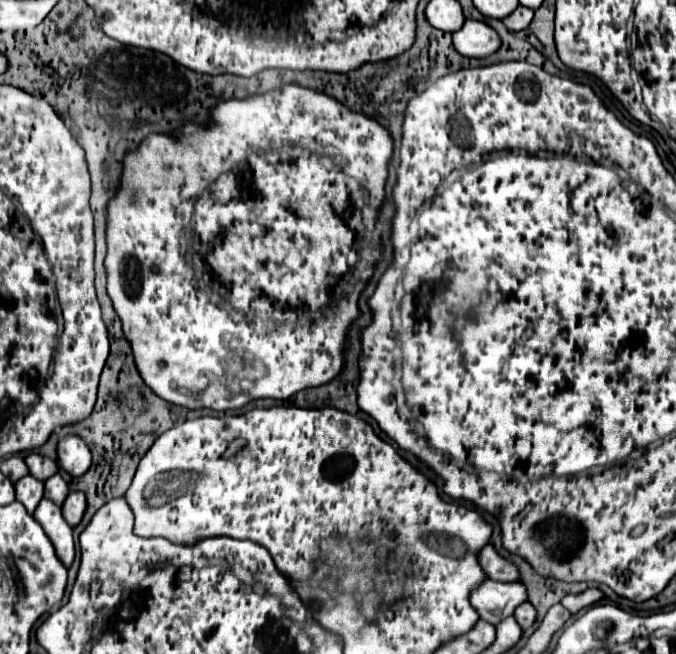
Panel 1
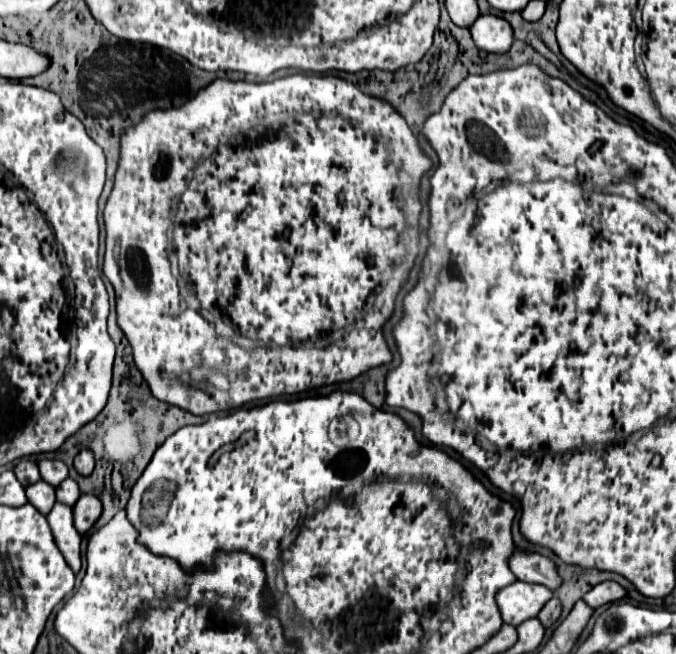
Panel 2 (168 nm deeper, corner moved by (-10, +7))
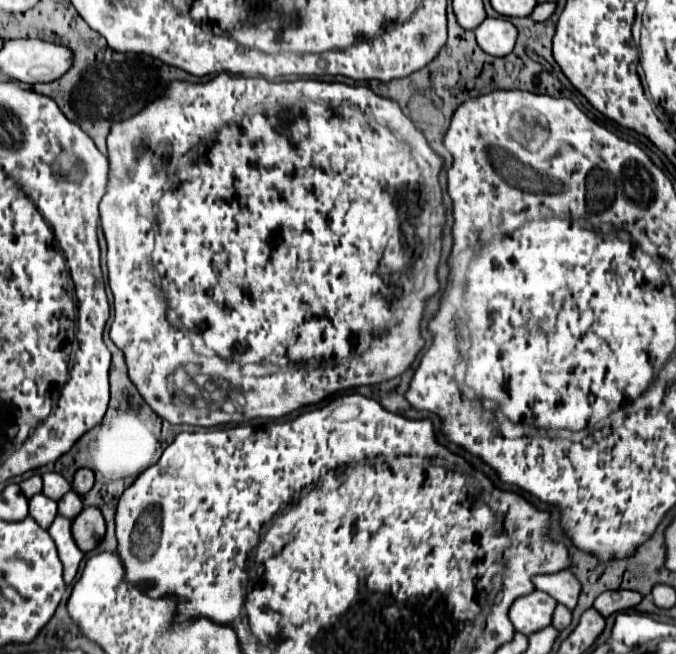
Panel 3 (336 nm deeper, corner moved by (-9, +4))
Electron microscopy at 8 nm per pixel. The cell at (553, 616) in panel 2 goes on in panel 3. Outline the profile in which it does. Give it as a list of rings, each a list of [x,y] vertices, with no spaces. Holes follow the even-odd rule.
[[[557,604],[555,612],[553,612],[553,622],[551,624],[561,632],[563,628],[569,626],[569,622],[571,622],[571,610],[565,608],[563,604]]]

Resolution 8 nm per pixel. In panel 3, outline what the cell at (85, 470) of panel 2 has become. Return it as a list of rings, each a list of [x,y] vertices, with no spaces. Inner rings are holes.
[[[79,468],[75,472],[75,480],[73,480],[73,490],[77,494],[87,494],[91,488],[93,488],[93,482],[95,482],[95,476],[89,468]]]

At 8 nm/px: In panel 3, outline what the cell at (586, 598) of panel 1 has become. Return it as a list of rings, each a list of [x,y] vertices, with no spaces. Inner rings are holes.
[[[605,590],[603,594],[599,594],[593,602],[593,608],[601,614],[601,616],[609,616],[627,608],[633,608],[641,602],[641,594],[633,592],[633,590]]]

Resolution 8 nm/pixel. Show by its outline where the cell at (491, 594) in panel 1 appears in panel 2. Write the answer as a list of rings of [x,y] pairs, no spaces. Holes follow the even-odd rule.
[[[516,581],[508,587],[504,587],[496,595],[496,603],[500,607],[504,623],[510,623],[518,627],[526,619],[532,619],[540,613],[544,603],[552,599],[554,593],[546,589],[544,585],[532,585],[524,581]]]

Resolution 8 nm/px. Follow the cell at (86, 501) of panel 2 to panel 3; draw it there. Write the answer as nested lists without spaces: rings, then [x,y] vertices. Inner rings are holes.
[[[85,506],[73,518],[73,538],[83,552],[93,550],[95,544],[103,538],[103,534],[105,534],[105,520],[99,508]]]

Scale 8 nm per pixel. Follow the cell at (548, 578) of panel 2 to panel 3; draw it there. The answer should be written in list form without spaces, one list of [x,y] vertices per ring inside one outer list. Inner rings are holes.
[[[561,570],[555,574],[537,574],[531,580],[537,590],[547,592],[559,604],[565,604],[569,610],[575,608],[575,602],[579,598],[579,582],[569,570]]]

